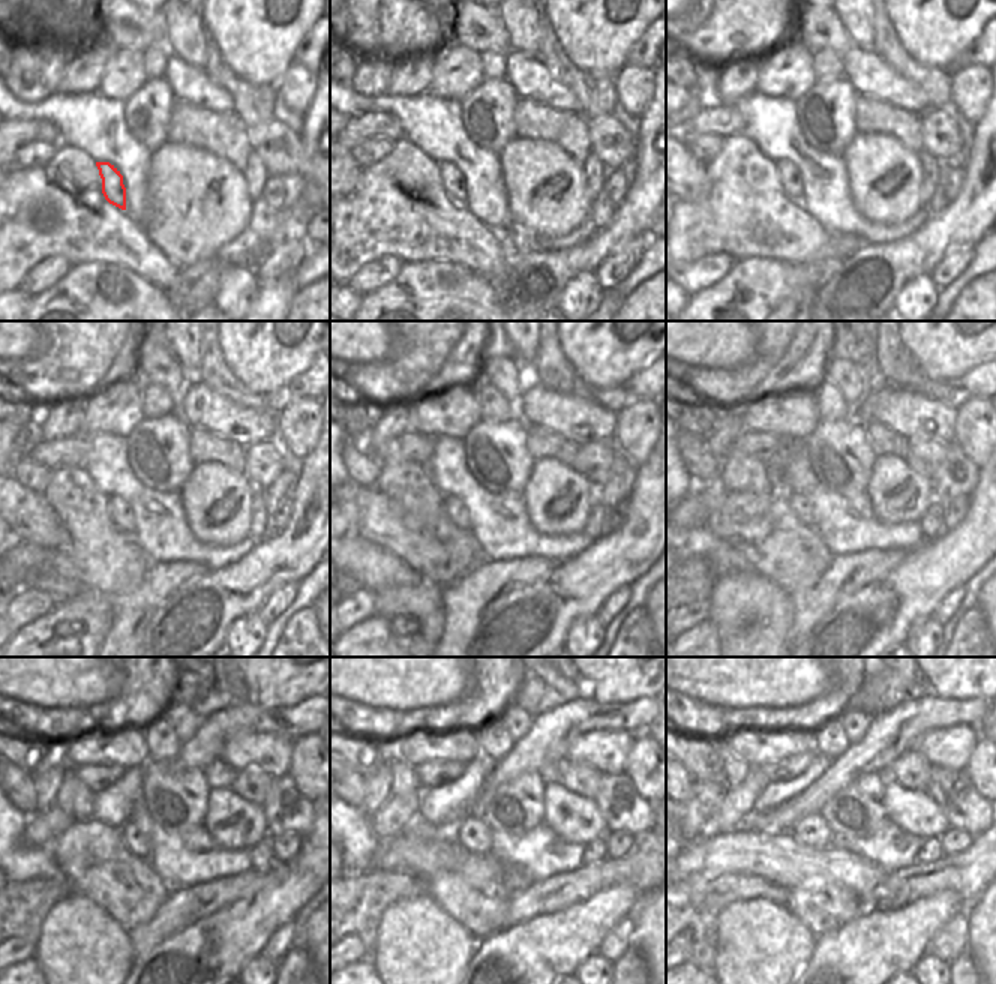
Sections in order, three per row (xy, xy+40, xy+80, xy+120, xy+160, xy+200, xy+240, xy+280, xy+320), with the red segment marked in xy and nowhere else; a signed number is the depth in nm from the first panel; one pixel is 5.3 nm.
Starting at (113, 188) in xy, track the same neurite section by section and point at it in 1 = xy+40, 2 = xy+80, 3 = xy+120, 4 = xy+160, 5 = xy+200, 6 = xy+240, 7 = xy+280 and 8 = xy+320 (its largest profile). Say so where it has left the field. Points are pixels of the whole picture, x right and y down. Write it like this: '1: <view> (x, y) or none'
1: xy+40 (453, 182)
2: xy+80 (789, 176)
3: xy+120 (120, 513)
4: xy+160 (456, 512)
5: xy+200 (800, 506)
6: xy+240 (137, 843)
7: xy+280 (473, 834)
8: xy+320 (813, 831)

